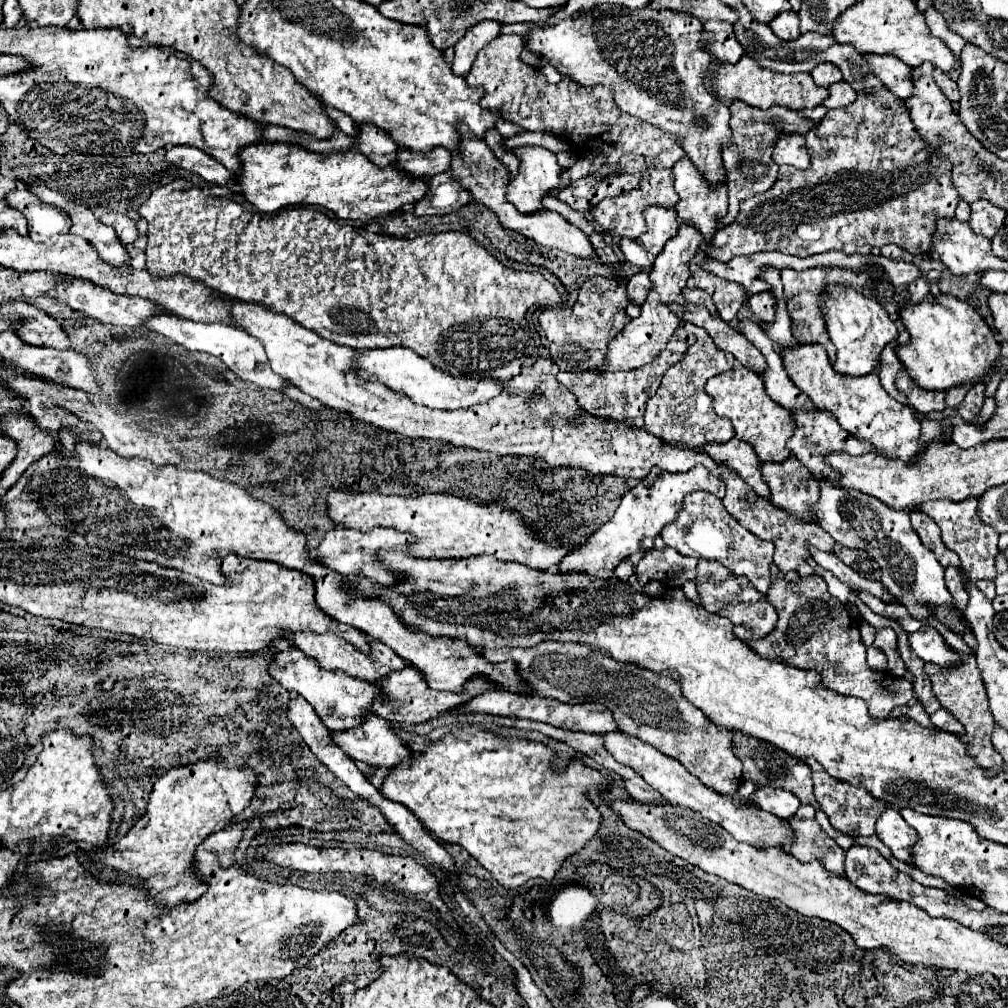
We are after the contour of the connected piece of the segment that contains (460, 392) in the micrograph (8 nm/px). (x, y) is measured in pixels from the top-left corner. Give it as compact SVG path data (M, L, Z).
M385 348L385 350L369 350L369 352L357 352L357 374L367 382L381 382L389 386L391 390L405 392L415 404L435 408L435 410L459 410L469 408L475 404L483 404L495 396L499 396L505 386L501 386L493 378L453 378L451 374L435 368L429 364L429 360L417 356L409 348Z

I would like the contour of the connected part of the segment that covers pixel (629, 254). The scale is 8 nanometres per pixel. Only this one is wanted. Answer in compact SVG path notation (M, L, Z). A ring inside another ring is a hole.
M621 238L619 240L619 248L621 252L625 254L625 260L643 268L645 272L649 272L653 266L653 256L649 252L645 252L645 248L637 242L637 240L631 240L631 238Z

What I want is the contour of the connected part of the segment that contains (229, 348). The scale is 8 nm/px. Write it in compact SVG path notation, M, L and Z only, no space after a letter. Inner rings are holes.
M165 314L153 316L153 318L147 320L145 326L153 332L159 332L159 334L167 336L169 340L173 340L175 344L181 344L187 350L217 356L239 378L243 378L247 382L253 382L261 388L271 388L271 390L283 392L285 386L287 386L285 380L269 368L269 360L267 360L263 344L257 338L249 336L243 328L235 328L235 326L227 326L227 324L203 324L203 322L193 322L193 320L187 320L187 318L181 318L181 316L173 316L173 314L171 316L169 314L167 316Z

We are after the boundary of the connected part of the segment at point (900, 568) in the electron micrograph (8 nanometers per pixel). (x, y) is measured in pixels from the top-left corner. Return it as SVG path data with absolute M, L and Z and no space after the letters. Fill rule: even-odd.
M821 482L819 502L813 504L815 522L827 530L835 542L847 548L861 548L869 552L877 564L881 566L881 584L893 596L895 604L907 608L909 616L915 620L935 618L925 604L933 604L933 608L949 606L957 610L953 598L943 580L943 566L937 562L933 552L925 548L911 528L909 514L905 510L893 510L881 504L877 498L857 492L853 488L835 488L829 482Z

